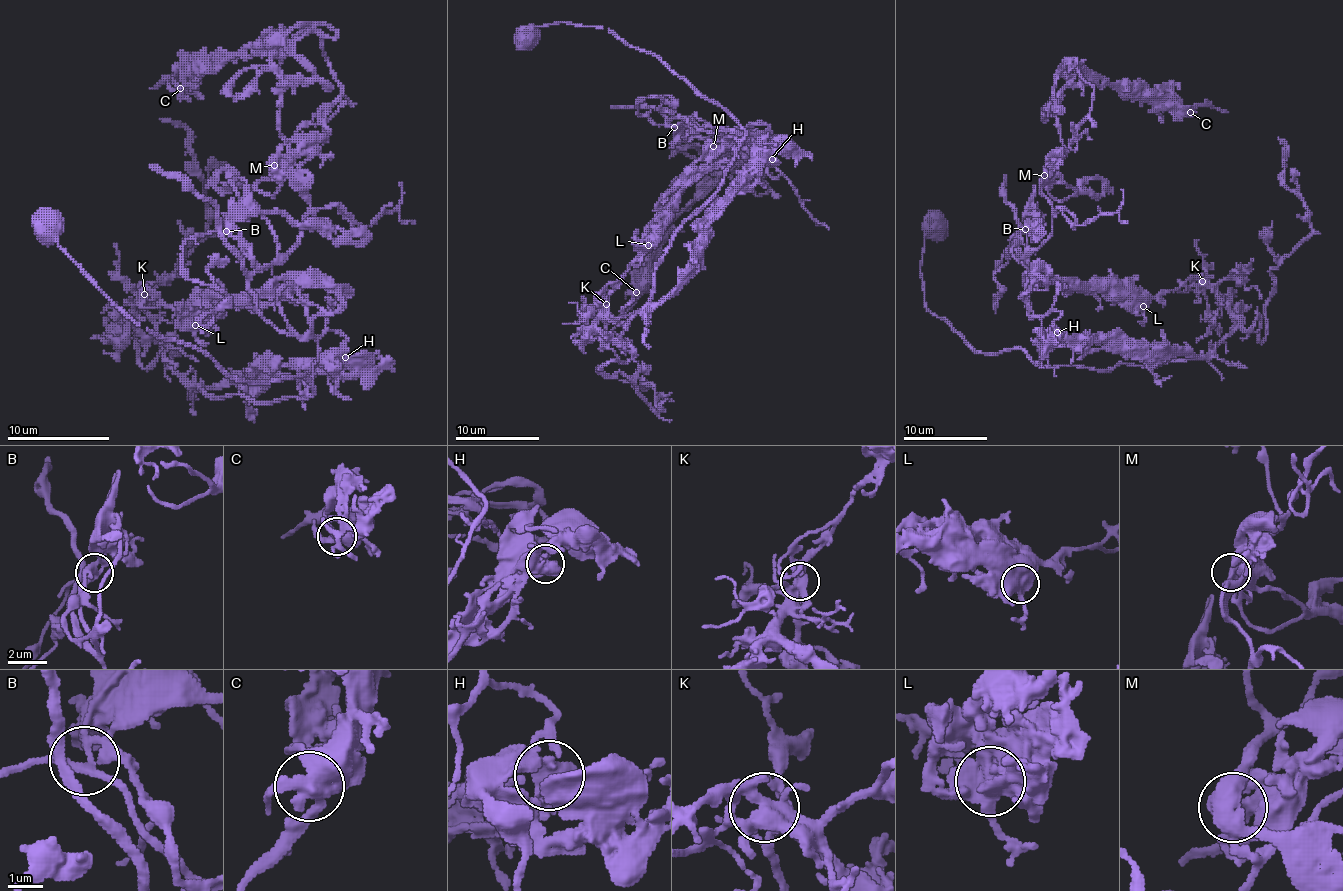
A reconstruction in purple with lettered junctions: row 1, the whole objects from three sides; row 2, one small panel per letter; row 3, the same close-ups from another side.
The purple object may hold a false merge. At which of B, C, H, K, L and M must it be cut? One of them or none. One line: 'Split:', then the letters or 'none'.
Split: K

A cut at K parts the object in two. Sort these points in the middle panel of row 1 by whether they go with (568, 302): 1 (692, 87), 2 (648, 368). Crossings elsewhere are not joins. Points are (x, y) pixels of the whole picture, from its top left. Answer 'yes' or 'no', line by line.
1: yes
2: yes

